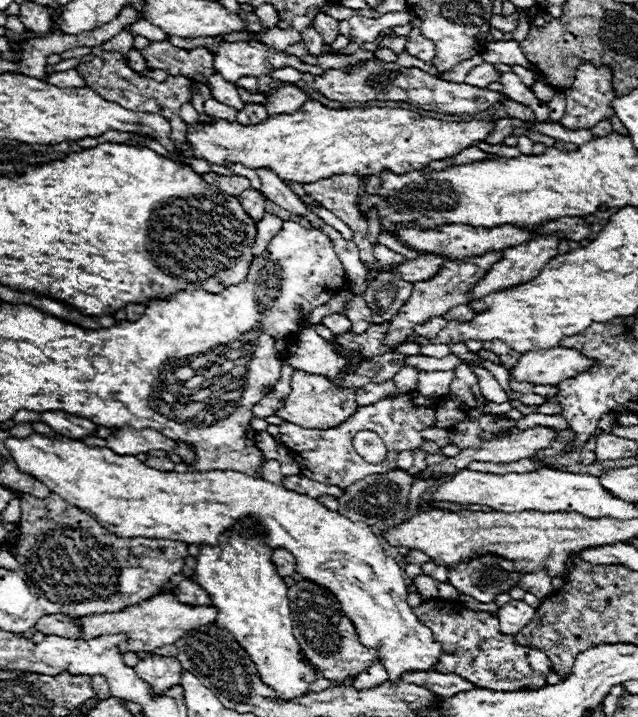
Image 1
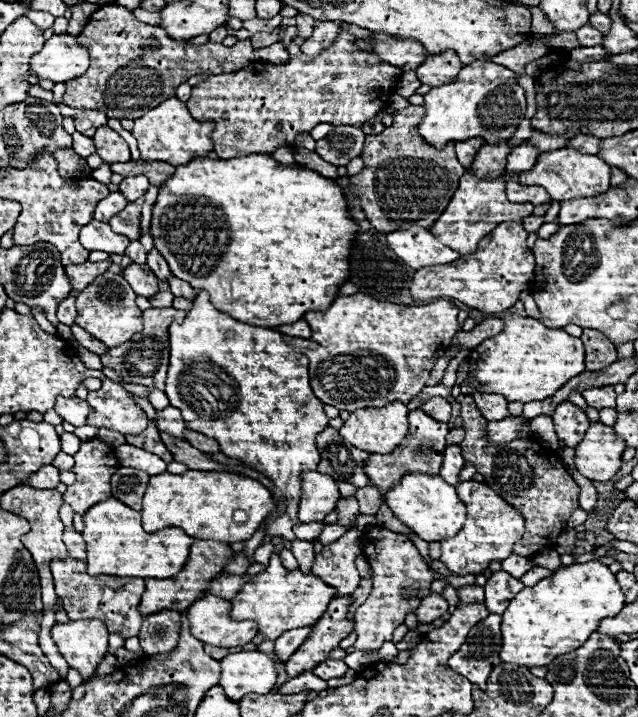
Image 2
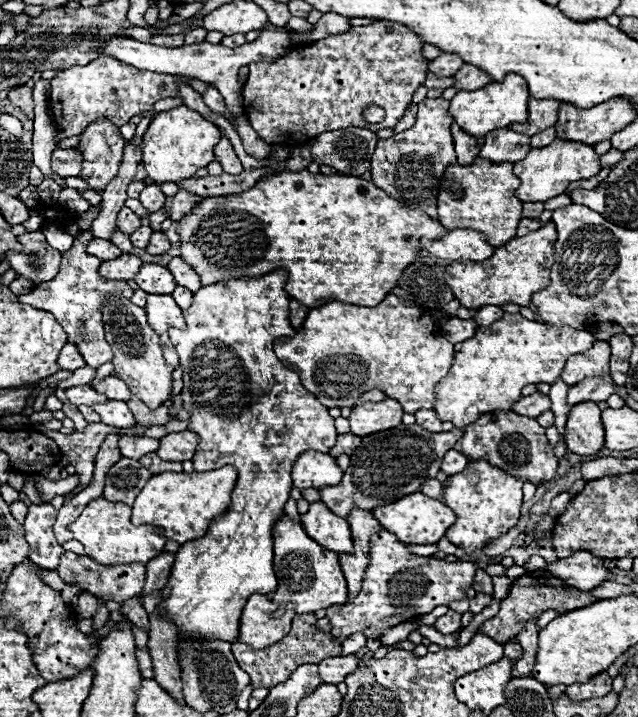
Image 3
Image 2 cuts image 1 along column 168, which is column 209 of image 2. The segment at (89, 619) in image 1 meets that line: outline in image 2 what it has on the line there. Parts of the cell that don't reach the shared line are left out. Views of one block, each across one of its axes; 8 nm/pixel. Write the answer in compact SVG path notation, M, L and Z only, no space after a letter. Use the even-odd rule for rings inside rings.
M208 594L202 600L196 600L188 608L190 632L194 638L210 646L244 646L252 642L258 634L258 624L254 620L234 620L230 618L232 604L218 596Z

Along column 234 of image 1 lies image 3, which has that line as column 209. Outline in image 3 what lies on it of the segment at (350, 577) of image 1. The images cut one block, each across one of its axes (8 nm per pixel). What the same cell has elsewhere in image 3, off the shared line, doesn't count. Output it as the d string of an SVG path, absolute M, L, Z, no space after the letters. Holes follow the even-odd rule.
M222 466L210 472L162 472L148 480L132 506L132 524L152 524L164 528L170 540L184 544L202 538L214 516L230 506L230 494L238 480L234 466Z

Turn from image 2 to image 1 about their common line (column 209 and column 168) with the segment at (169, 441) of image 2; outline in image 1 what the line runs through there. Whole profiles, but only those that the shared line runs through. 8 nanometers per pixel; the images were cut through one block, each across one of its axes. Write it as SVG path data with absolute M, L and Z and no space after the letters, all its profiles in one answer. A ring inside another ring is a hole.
M164 456L164 458L148 458L144 464L156 468L156 470L174 470L174 462L168 456Z

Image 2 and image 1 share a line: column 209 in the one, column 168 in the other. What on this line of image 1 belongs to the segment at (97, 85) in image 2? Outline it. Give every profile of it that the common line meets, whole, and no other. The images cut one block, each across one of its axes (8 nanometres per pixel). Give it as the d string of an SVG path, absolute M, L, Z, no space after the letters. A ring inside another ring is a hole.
M150 42L142 56L150 70L164 70L170 76L190 76L190 80L206 84L214 74L214 56L206 48L184 50L168 42Z

